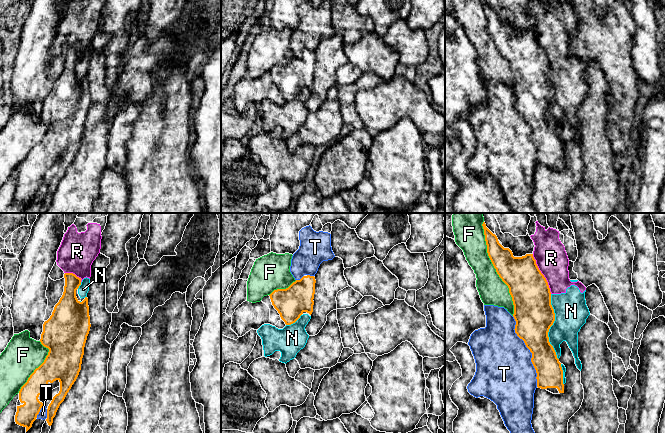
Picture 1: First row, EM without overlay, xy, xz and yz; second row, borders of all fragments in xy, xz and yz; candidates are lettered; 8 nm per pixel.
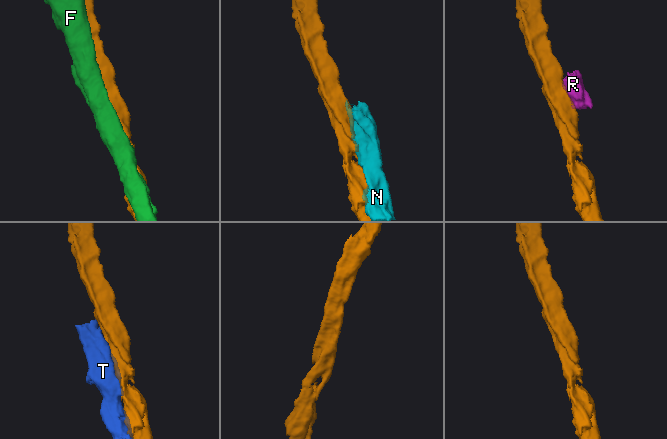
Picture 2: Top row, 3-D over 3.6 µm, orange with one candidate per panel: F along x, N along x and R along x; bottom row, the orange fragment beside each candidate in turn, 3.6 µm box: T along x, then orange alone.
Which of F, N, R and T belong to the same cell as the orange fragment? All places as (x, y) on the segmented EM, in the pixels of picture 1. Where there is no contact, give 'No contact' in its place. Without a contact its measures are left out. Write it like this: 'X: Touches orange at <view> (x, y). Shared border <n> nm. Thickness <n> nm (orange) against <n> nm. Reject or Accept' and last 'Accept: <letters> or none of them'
F: Touches orange at yz (494, 267). Shared border 800 nm. Thickness 280 nm (orange) against 220 nm. Reject
N: Touches orange at yz (550, 326). Shared border 550 nm. Thickness 320 nm (orange) against 260 nm. Reject
R: Touches orange at yz (542, 274). Shared border 360 nm. Thickness 320 nm (orange) against 260 nm. Reject
T: Touches orange at yz (530, 351). Shared border 600 nm. Thickness 280 nm (orange) against 440 nm. Reject
Accept: none of them

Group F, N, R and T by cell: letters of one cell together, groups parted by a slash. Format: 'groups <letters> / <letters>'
groups F / N R / T

